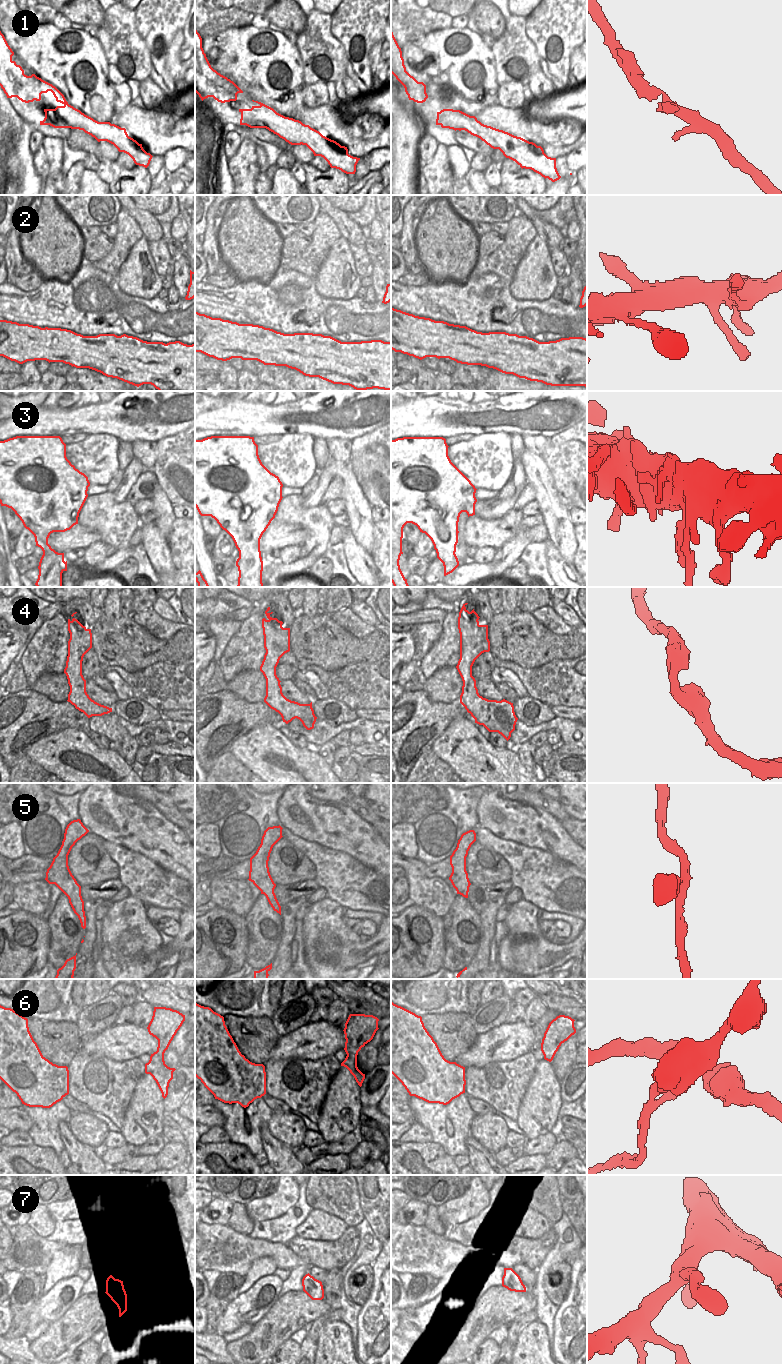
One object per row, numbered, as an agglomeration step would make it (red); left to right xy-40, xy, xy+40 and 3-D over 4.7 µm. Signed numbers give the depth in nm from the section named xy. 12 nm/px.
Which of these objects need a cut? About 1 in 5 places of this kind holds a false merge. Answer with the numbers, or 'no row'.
6

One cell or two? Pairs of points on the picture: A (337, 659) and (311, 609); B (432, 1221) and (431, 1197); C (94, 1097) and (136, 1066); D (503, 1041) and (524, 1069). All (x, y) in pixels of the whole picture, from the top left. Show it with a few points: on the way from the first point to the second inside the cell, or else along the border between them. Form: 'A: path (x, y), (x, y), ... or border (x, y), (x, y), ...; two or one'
A: border (300, 611), (309, 616), (317, 614); two
B: border (429, 1204), (435, 1207); two
C: path (104, 1087), (126, 1074); one
D: border (530, 1051), (507, 1061), (492, 1062); two

